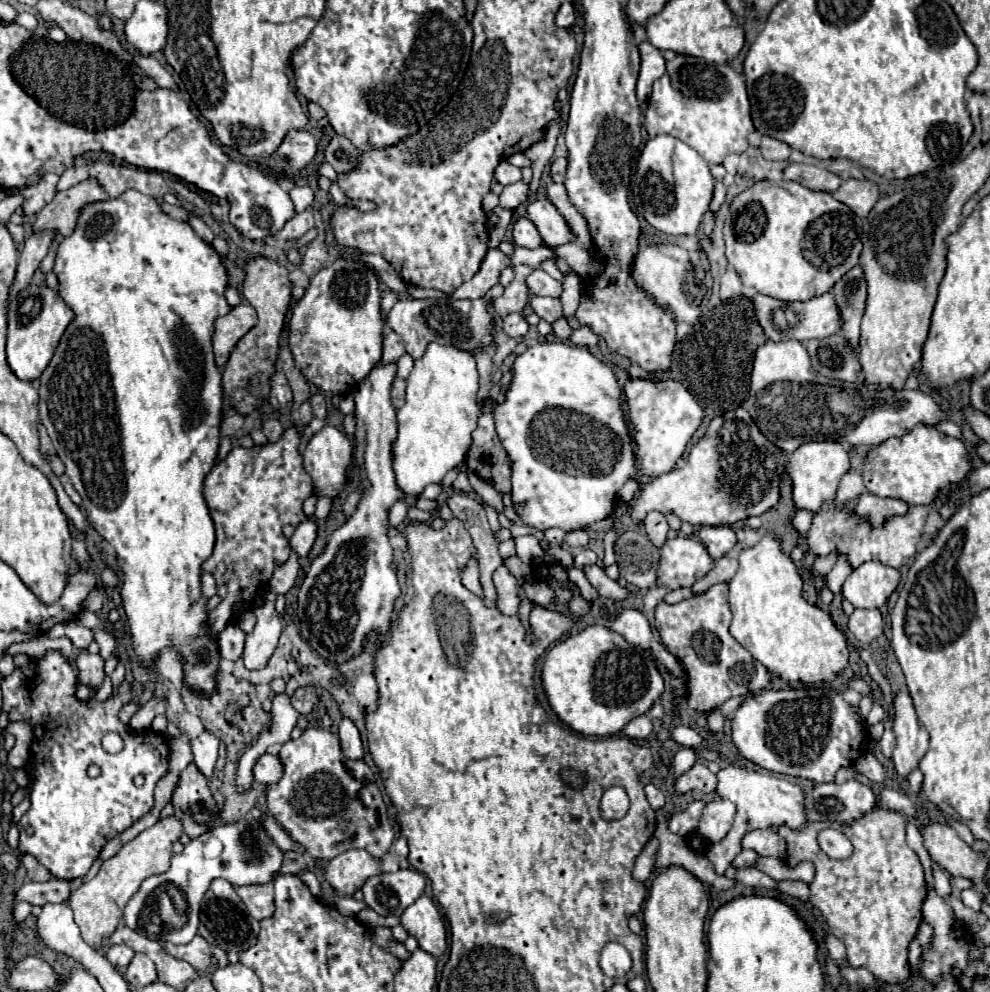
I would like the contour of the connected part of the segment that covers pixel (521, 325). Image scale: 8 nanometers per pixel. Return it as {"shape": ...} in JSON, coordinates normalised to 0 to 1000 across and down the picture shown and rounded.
{"shape":[[[515,316],[509,320],[509,334],[513,340],[529,340],[533,336],[533,326],[527,320],[527,316]]]}

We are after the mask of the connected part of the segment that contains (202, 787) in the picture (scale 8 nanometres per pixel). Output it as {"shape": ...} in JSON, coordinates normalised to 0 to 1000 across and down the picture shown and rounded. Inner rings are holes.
{"shape":[[[196,769],[184,777],[182,787],[174,799],[174,811],[176,822],[184,828],[184,836],[192,846],[208,840],[222,820],[212,799],[210,785],[206,785]]]}

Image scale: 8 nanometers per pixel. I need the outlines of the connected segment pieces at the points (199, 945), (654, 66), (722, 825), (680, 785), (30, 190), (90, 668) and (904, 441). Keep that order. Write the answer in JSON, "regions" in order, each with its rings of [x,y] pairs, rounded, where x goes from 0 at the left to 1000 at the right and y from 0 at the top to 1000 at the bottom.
{"regions":[[[[198,943],[190,953],[168,951],[168,959],[178,967],[190,969],[200,981],[208,981],[208,977],[212,975],[212,953],[202,943]]],[[[655,41],[646,43],[644,47],[646,47],[646,57],[648,57],[648,68],[646,68],[644,84],[642,84],[642,96],[646,104],[653,104],[659,94],[659,84],[673,74],[673,66],[671,66],[673,61],[669,53],[663,47],[659,47]]],[[[729,803],[715,807],[707,824],[705,842],[711,844],[715,850],[729,848],[739,834],[741,822],[743,822],[743,811],[739,807],[733,807]]],[[[703,769],[695,779],[691,779],[681,795],[685,801],[689,799],[695,799],[699,795],[709,795],[709,799],[721,799],[723,797],[723,791],[725,791],[725,785],[723,785],[723,779],[719,779],[713,771],[709,769]]],[[[48,174],[48,176],[44,176],[44,180],[38,186],[22,191],[22,197],[24,197],[22,209],[24,209],[26,219],[34,219],[36,215],[40,215],[44,211],[44,207],[48,207],[55,201],[59,180],[61,178],[57,174]]],[[[83,656],[77,662],[77,674],[81,689],[87,689],[91,695],[101,695],[105,689],[105,664],[99,658],[91,660],[89,656]]],[[[925,428],[911,441],[899,441],[875,457],[871,483],[877,495],[889,501],[905,501],[917,509],[937,509],[949,495],[960,495],[980,477],[978,453],[970,443],[958,441],[943,430]]]]}

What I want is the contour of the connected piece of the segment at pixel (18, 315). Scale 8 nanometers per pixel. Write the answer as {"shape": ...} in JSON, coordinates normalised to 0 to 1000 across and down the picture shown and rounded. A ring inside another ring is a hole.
{"shape":[[[28,287],[20,293],[18,301],[14,301],[8,309],[8,338],[6,338],[6,358],[12,376],[22,384],[38,382],[48,370],[63,336],[69,326],[75,322],[73,311],[61,301],[61,297],[46,287]]]}

